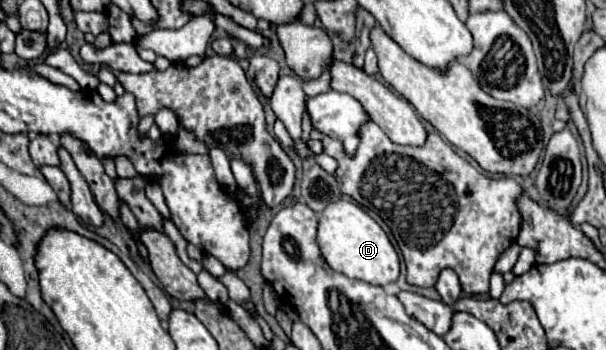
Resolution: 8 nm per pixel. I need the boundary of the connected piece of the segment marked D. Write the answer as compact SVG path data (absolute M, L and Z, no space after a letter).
M341 198L325 206L317 226L317 246L325 262L335 272L341 272L349 278L357 278L375 286L385 286L399 278L399 256L387 234L367 212L349 200Z

